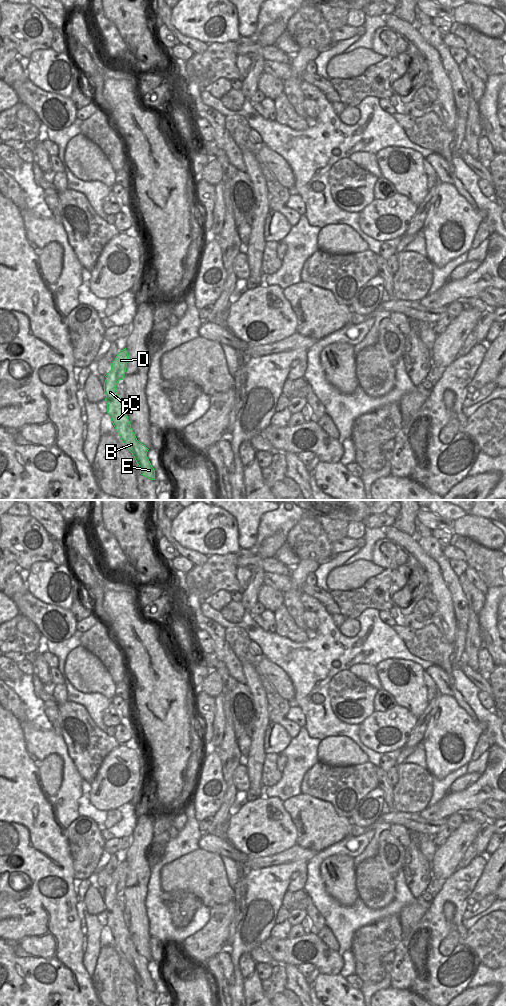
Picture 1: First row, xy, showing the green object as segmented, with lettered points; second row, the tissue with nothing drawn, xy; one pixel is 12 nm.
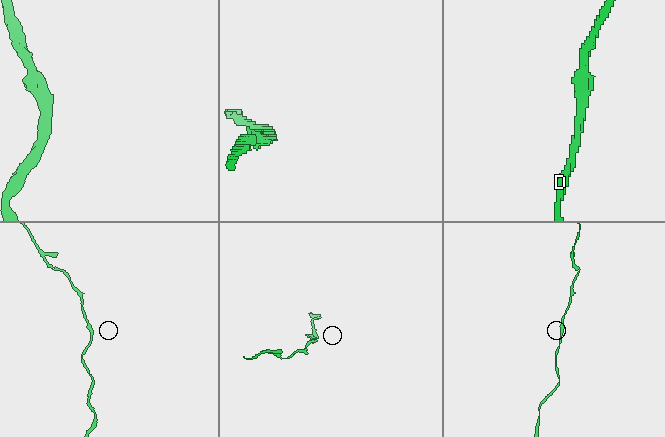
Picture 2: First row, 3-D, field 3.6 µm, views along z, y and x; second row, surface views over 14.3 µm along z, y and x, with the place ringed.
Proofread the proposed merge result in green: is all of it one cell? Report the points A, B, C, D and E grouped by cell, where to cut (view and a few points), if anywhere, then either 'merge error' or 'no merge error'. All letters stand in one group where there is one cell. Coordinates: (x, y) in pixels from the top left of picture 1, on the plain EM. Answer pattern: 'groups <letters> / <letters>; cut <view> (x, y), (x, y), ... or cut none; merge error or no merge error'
groups A B C D E; cut none; no merge error

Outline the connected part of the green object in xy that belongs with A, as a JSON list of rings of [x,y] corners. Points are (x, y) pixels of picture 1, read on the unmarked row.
[[[125,860],[118,864],[115,872],[111,875],[111,882],[105,888],[104,904],[106,906],[107,925],[124,958],[132,965],[139,977],[140,986],[148,991],[155,992],[155,982],[147,969],[149,961],[137,952],[124,922],[124,913],[116,904],[118,893],[124,890],[127,875],[128,864]]]

